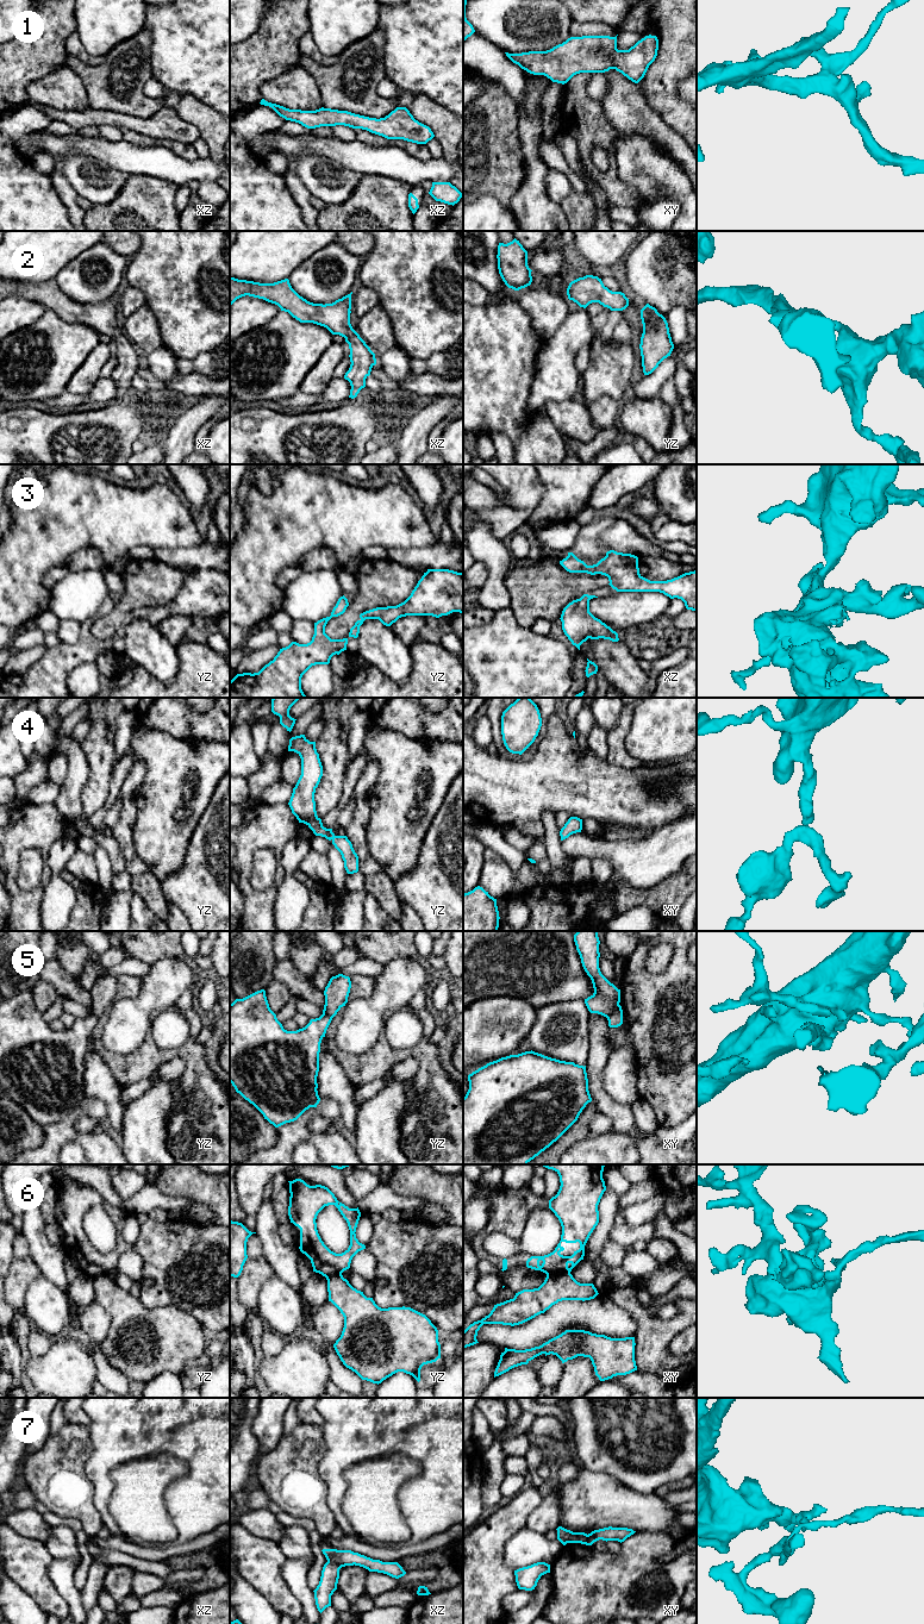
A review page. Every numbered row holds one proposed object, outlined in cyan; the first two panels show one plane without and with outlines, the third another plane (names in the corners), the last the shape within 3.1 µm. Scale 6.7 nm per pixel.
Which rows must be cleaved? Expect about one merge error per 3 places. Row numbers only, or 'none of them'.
5, 6, 7

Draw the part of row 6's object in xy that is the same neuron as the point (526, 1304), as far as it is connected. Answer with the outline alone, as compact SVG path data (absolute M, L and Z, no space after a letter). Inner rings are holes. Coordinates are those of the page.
M569 1272L548 1274L538 1288L516 1293L513 1299L494 1305L488 1316L470 1324L463 1331L463 1348L479 1343L477 1331L483 1324L519 1325L544 1313L558 1301L585 1301L598 1294L593 1283L580 1283Z

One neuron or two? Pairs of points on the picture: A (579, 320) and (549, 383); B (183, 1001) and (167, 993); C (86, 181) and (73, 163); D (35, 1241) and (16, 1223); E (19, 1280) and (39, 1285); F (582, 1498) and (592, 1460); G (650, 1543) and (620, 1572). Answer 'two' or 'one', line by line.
A: one
B: two
C: one
D: two
E: two
F: two
G: one

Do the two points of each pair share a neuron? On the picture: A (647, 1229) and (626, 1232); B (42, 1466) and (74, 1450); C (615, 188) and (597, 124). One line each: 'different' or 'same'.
A: same
B: different
C: same

